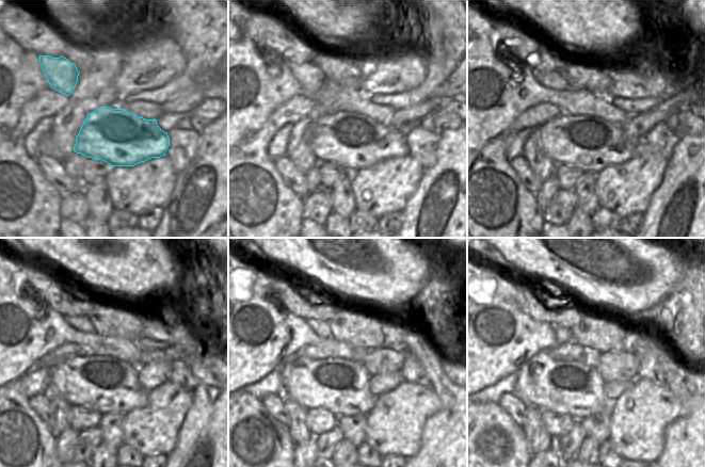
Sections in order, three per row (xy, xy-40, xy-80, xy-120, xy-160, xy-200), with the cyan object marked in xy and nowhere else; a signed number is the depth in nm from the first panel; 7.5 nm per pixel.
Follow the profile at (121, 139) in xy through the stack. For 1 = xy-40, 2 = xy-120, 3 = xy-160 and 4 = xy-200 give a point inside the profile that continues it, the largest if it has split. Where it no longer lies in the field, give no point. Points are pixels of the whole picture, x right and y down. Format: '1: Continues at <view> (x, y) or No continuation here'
1: Continues at xy-40 (352, 141)
2: Continues at xy-120 (107, 385)
3: Continues at xy-160 (339, 385)
4: Continues at xy-200 (572, 387).

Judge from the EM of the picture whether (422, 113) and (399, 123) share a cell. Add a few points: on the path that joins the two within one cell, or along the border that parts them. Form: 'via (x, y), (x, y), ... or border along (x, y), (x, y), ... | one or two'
via (417, 113), (404, 121) | one

